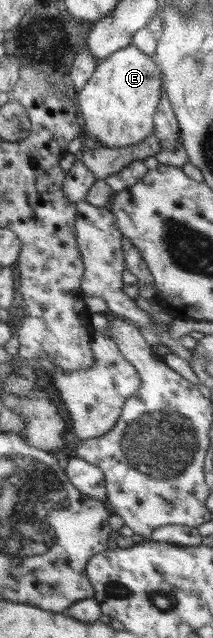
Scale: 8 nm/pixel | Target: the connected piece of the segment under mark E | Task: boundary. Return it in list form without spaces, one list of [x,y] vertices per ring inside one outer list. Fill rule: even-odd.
[[[133,44],[100,61],[93,77],[77,95],[79,115],[87,137],[111,148],[145,142],[155,132],[155,117],[163,88],[157,62]]]

